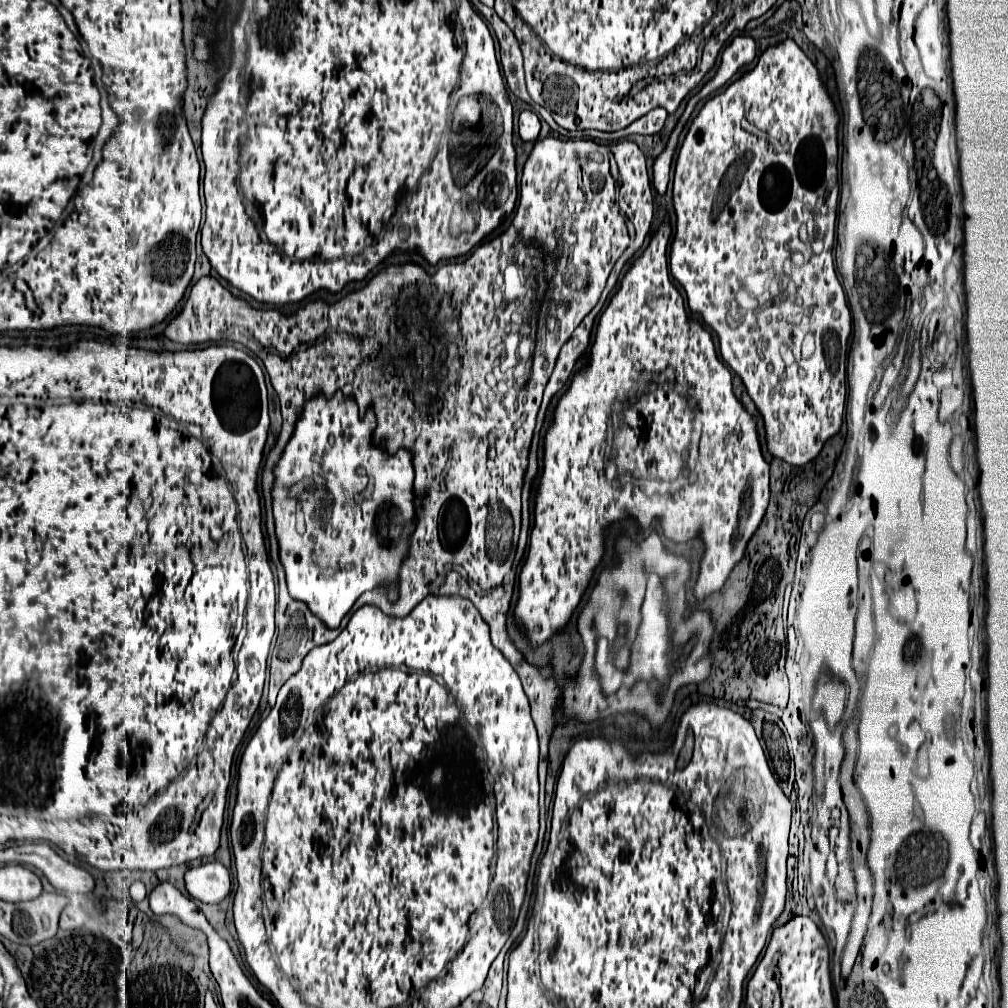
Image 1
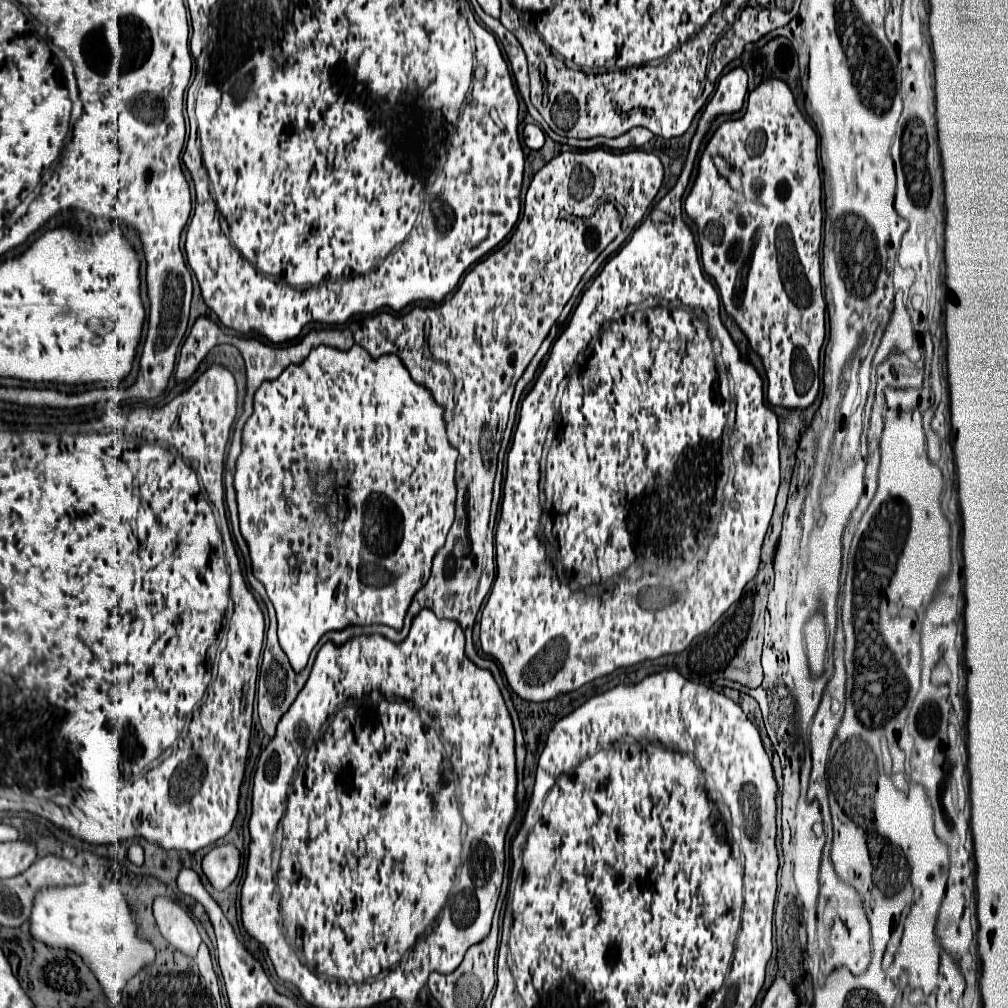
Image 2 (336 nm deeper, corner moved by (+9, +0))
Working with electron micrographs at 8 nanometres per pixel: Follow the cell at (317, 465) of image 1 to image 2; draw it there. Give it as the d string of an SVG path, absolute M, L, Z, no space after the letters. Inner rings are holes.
M320 345L320 347L310 351L310 355L304 359L304 363L290 365L288 369L284 369L284 373L276 381L262 383L262 387L256 391L256 397L254 397L254 415L248 419L248 423L244 427L244 433L242 433L242 453L240 453L238 463L236 463L234 487L236 487L238 511L240 511L240 531L242 531L246 543L250 547L252 569L254 569L256 579L264 583L266 593L268 593L268 597L270 597L270 601L276 609L278 639L280 639L280 645L282 645L284 653L288 655L294 671L302 671L306 667L314 645L320 641L320 637L326 631L344 629L346 625L372 625L372 623L382 623L382 625L390 625L394 629L402 629L404 611L408 609L408 603L412 601L412 595L428 581L430 567L432 567L432 557L444 545L446 533L448 533L448 529L454 521L454 501L456 501L454 467L456 467L456 457L458 457L456 449L446 439L442 407L434 403L432 395L428 395L428 389L424 389L424 387L420 387L418 383L412 381L412 377L408 375L408 369L402 365L402 361L396 355L382 355L380 359L370 359L370 355L360 345L354 345L350 351L338 351L338 349L330 349L326 345ZM330 473L334 473L334 489L330 489L328 495L332 499L336 499L338 505L342 505L338 509L338 519L340 519L342 529L338 529L336 523L329 523L327 520L322 524L324 531L308 527L308 531L316 533L316 541L308 541L312 545L306 547L306 551L304 549L296 551L294 549L294 527L290 527L289 515L280 515L280 503L284 503L284 482L300 482L302 481L300 479L305 479L305 488L308 488L305 490L311 494L311 502L314 508L316 491L312 489L314 483L311 477L315 475L324 477L324 475L330 475Z

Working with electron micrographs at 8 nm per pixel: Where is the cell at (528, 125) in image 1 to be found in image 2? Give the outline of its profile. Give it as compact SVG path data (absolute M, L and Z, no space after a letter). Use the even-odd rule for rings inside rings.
M526 125L522 137L530 149L540 149L544 145L544 131L538 125Z

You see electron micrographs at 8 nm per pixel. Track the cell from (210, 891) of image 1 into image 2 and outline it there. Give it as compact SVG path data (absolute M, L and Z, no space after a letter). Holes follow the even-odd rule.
M216 845L202 859L202 873L216 891L224 891L240 869L240 853L234 845Z

